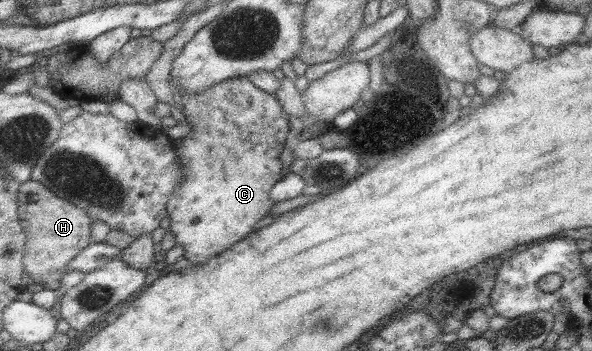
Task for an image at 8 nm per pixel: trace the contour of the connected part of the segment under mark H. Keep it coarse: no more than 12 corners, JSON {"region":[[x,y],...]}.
{"region":[[29,180],[17,193],[24,271],[59,289],[92,217]]}

